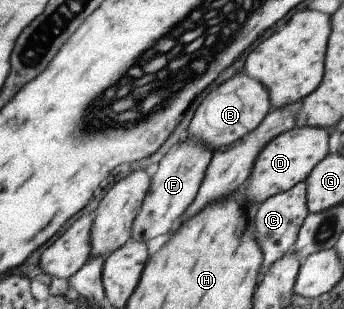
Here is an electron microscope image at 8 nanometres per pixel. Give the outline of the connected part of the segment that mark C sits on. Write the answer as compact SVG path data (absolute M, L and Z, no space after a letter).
M305 181L297 182L292 188L268 197L253 209L252 232L263 254L263 262L259 268L260 276L258 276L258 280L262 278L262 274L269 269L269 266L275 260L278 260L287 252L291 252L298 229L308 214L305 201L305 188Z

